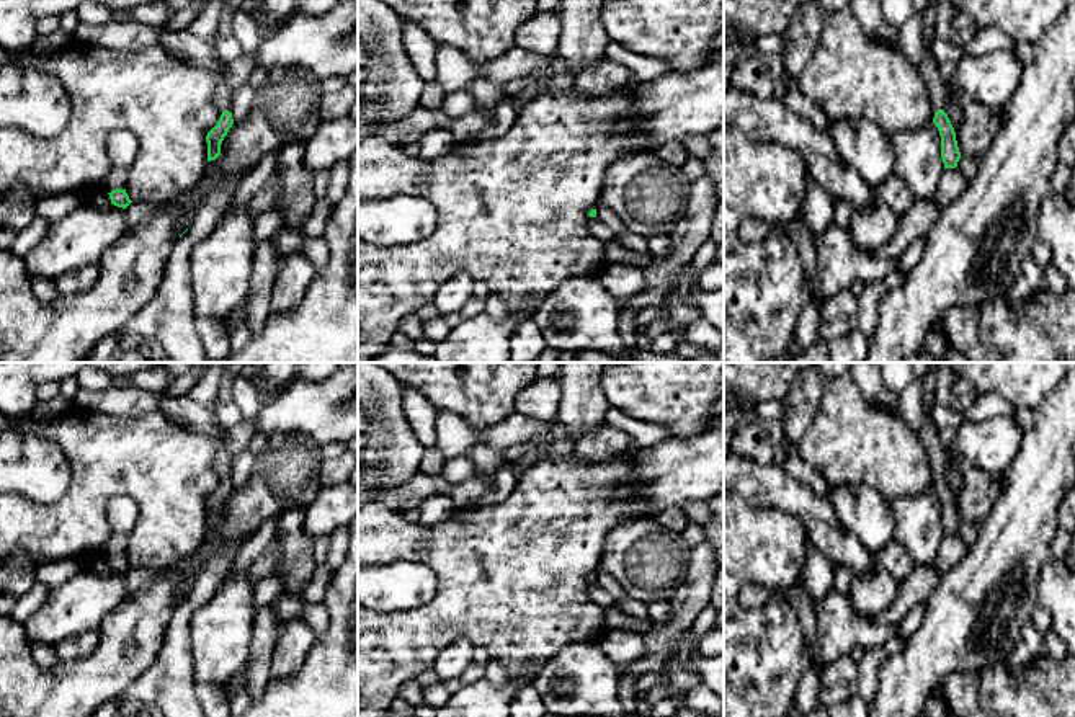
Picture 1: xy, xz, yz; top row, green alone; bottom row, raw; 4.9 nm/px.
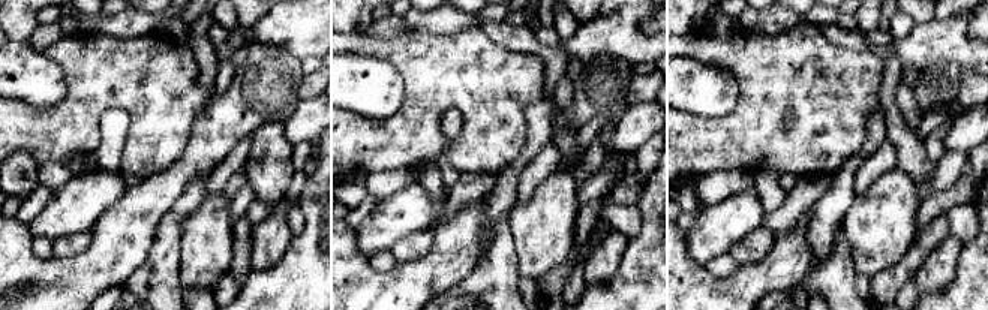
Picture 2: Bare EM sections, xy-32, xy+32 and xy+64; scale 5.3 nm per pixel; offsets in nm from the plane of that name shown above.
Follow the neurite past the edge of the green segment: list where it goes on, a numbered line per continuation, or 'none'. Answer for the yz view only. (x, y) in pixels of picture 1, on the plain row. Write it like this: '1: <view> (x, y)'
1: yz (930, 435)

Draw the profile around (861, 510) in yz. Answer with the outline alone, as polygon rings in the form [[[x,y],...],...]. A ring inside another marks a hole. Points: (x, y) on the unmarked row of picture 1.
[[[869,485],[830,487],[827,492],[838,523],[853,532],[871,552],[879,552],[895,539],[890,501]]]

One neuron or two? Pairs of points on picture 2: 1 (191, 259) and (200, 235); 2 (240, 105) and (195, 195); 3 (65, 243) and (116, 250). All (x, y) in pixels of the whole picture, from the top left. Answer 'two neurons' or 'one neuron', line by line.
1: one neuron
2: two neurons
3: two neurons

